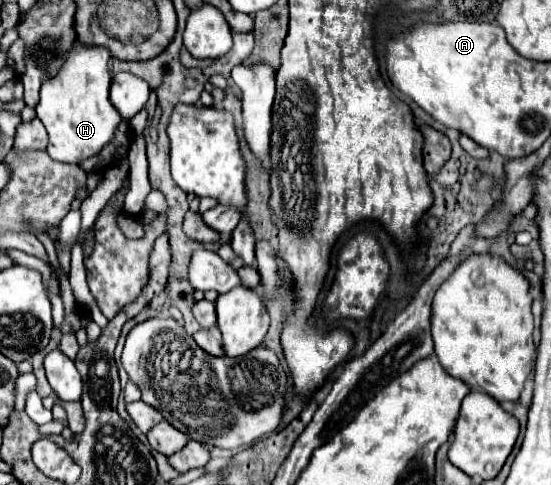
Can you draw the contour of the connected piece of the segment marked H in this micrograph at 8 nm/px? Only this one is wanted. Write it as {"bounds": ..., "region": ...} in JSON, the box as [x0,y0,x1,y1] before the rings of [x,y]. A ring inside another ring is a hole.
{"bounds":[37,42,121,164],"region":[[[73,42],[63,66],[51,78],[41,84],[41,98],[37,104],[37,118],[43,122],[49,134],[47,154],[65,164],[77,164],[81,158],[95,156],[113,138],[113,130],[121,122],[121,114],[109,100],[109,70],[111,52],[107,46],[85,46]]]}

